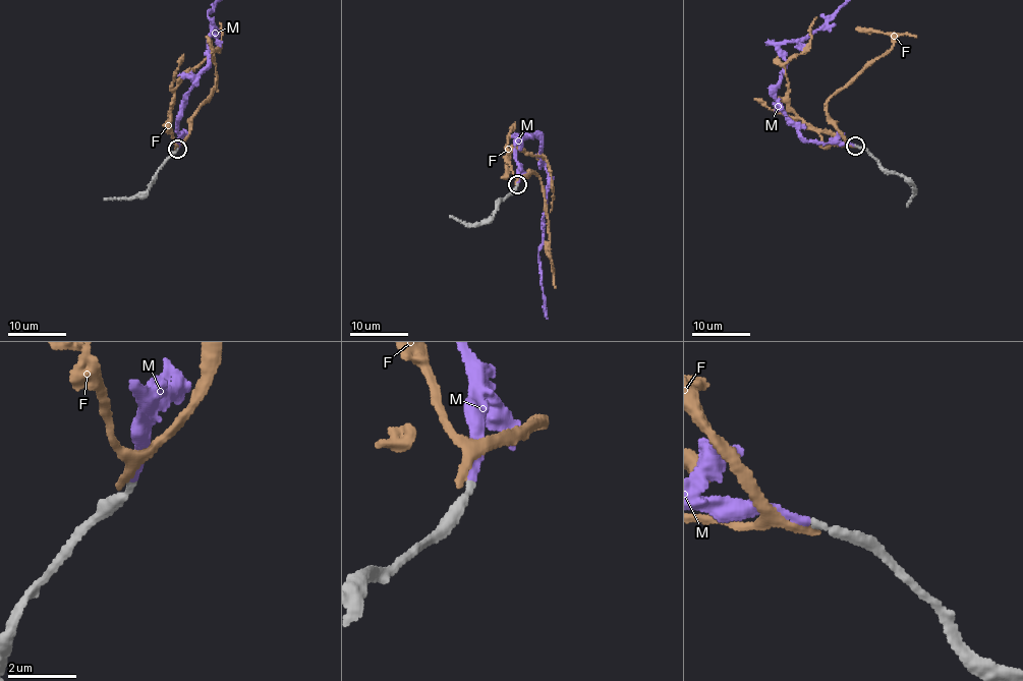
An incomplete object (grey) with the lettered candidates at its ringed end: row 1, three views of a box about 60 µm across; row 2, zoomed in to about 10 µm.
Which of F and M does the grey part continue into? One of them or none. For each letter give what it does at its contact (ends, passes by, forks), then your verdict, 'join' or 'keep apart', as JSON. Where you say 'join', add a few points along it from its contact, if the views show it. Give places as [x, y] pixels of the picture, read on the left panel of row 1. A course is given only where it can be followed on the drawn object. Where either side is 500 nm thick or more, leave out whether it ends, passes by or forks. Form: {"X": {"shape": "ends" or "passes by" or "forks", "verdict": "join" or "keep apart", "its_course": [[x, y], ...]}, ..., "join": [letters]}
{"F": {"shape": "ends", "verdict": "keep apart"}, "M": {"shape": "ends", "verdict": "join"}, "join": ["M"]}

